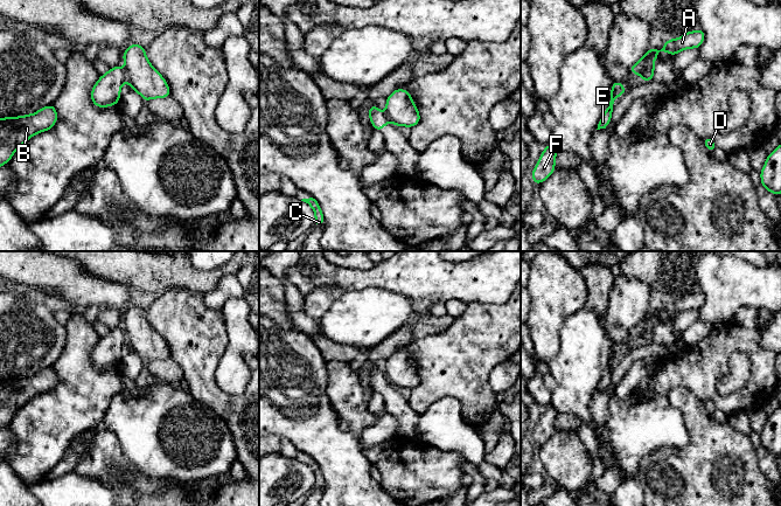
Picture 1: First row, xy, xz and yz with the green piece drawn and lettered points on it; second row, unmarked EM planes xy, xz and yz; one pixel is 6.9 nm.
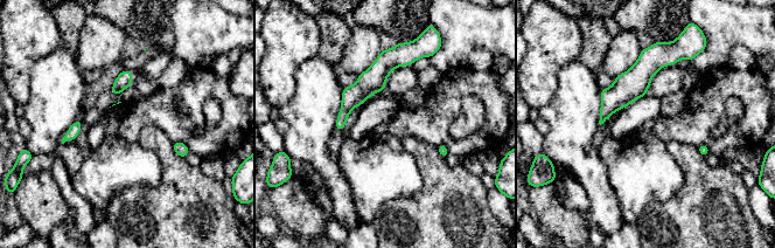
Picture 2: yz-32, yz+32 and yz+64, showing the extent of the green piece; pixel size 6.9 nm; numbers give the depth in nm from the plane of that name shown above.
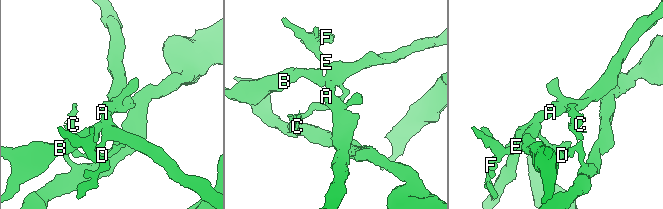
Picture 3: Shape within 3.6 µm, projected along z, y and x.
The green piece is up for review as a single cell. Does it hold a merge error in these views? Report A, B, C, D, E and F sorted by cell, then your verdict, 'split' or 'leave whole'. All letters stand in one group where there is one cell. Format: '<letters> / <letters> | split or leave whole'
A C D E F / B | split

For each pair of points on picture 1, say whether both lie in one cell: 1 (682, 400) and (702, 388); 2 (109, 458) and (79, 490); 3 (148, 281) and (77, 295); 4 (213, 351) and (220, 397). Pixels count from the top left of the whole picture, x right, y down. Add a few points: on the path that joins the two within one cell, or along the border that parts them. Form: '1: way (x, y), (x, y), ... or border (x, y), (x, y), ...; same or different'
1: border (666, 395), (673, 388), (683, 387), (702, 401); different
2: border (74, 472), (81, 476), (96, 477), (113, 491); different
3: border (100, 278), (120, 282), (128, 288); different
4: way (208, 362), (208, 386); same

